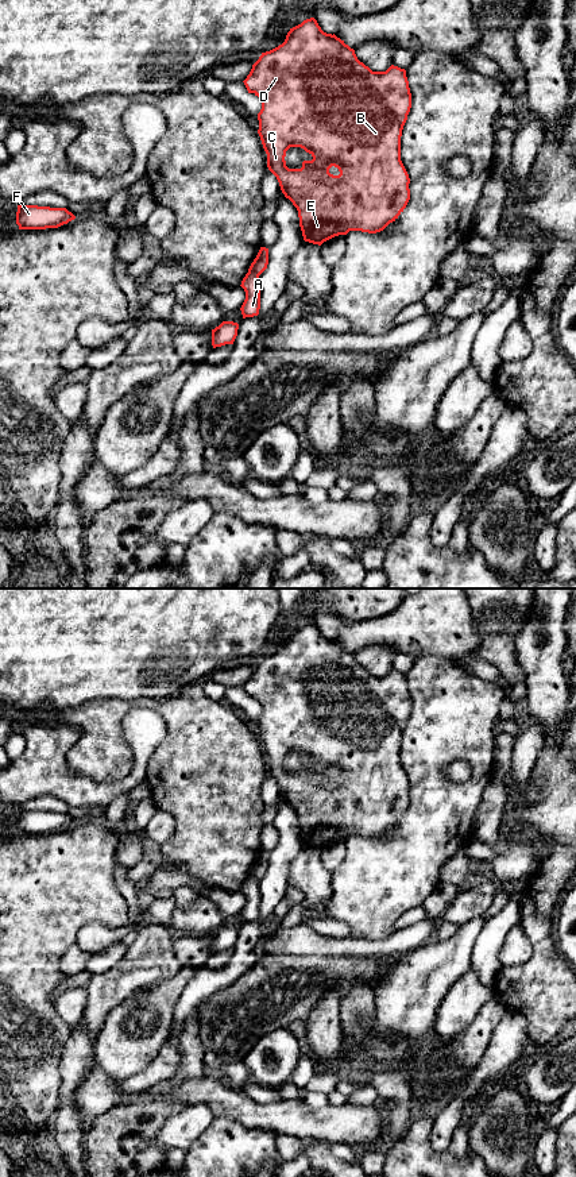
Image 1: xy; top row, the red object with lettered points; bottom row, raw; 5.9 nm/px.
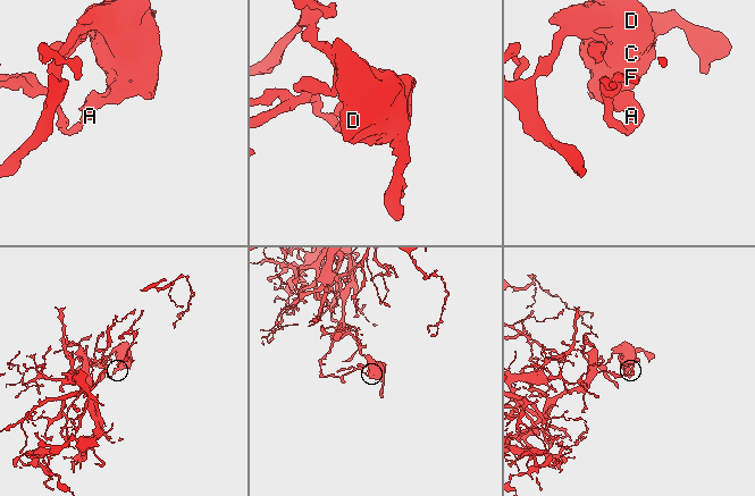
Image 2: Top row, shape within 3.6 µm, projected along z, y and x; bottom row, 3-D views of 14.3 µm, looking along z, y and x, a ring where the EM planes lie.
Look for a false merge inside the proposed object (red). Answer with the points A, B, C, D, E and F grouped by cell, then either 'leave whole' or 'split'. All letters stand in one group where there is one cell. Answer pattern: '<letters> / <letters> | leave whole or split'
A F / B C D E | split

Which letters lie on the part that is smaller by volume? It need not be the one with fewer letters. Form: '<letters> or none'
B, C, D, E

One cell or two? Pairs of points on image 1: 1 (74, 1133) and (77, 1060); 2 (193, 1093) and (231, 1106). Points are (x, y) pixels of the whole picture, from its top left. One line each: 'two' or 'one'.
1: one
2: one

